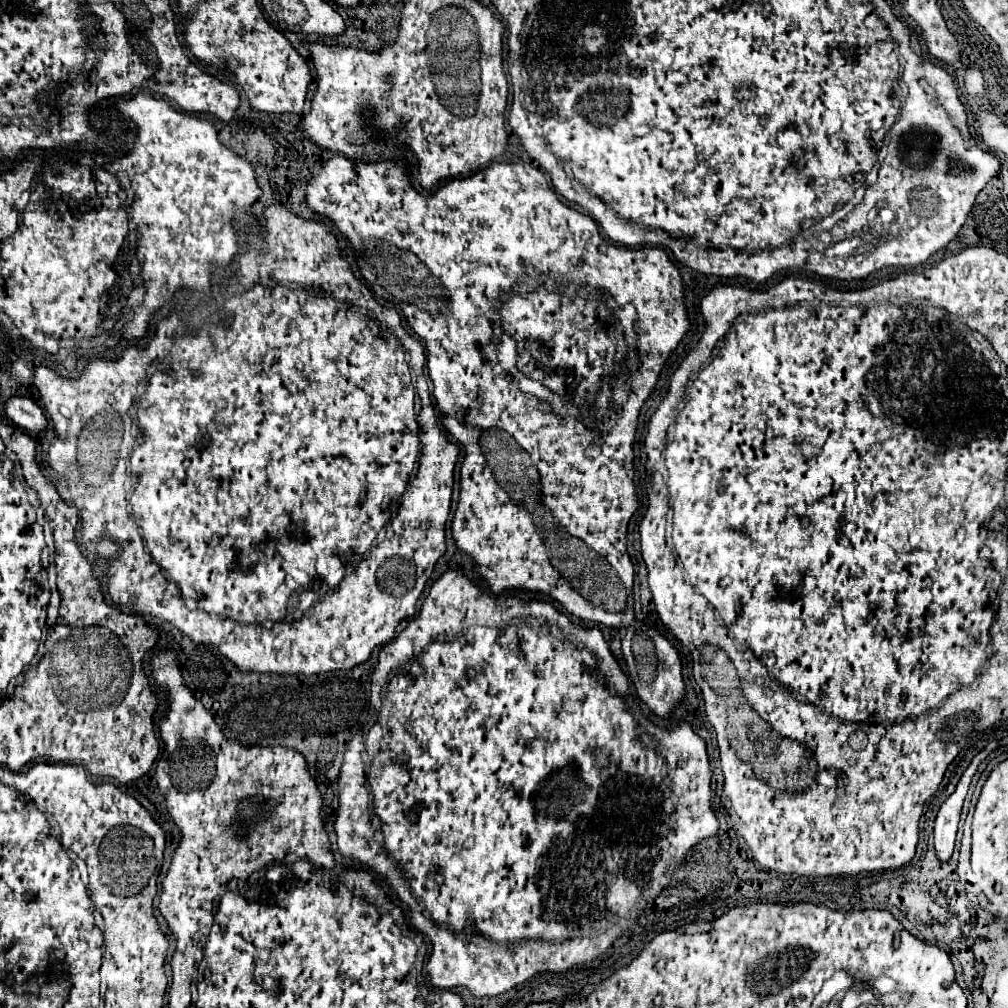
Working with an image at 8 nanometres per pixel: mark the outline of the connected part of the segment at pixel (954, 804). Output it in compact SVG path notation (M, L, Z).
M1000 740L989 742L983 750L977 754L968 768L962 774L953 795L941 805L937 817L935 817L935 851L941 861L949 861L953 853L956 835L957 823L959 823L963 804L969 791L971 780L978 767L993 751L1001 746Z

